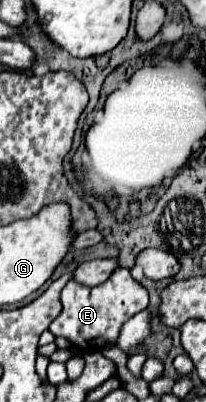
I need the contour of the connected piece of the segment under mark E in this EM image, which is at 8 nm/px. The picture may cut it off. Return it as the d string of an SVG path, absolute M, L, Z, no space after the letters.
M118 267L106 279L106 283L102 283L98 287L84 287L84 285L78 285L76 281L70 281L64 287L60 299L62 299L62 313L50 323L48 329L54 335L66 337L72 345L76 345L82 351L94 351L94 349L100 351L106 343L114 343L118 339L120 327L130 317L134 317L136 313L146 309L148 291L132 279L128 269Z

